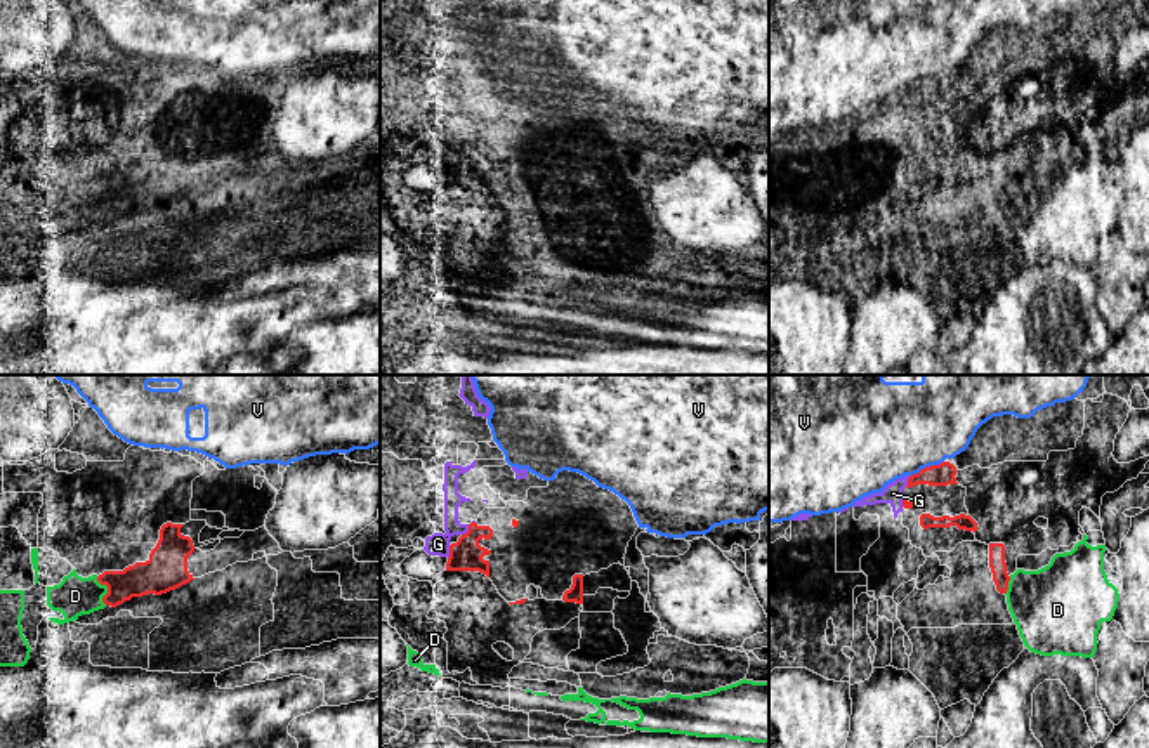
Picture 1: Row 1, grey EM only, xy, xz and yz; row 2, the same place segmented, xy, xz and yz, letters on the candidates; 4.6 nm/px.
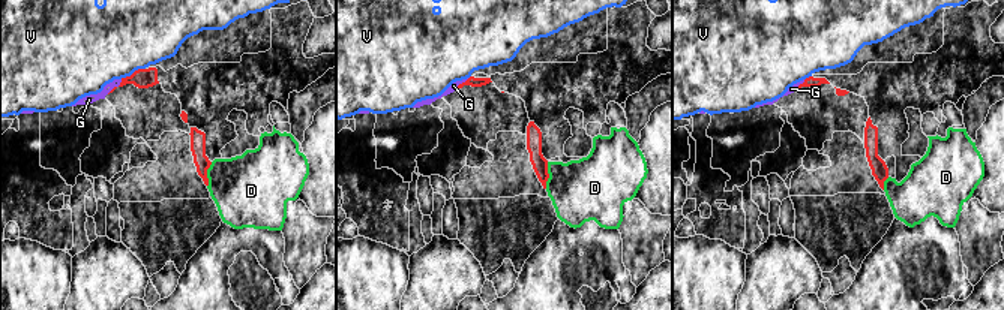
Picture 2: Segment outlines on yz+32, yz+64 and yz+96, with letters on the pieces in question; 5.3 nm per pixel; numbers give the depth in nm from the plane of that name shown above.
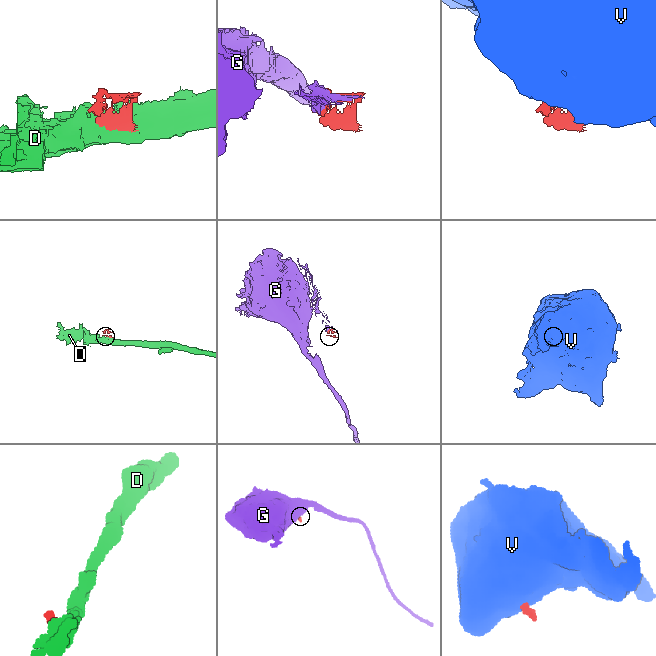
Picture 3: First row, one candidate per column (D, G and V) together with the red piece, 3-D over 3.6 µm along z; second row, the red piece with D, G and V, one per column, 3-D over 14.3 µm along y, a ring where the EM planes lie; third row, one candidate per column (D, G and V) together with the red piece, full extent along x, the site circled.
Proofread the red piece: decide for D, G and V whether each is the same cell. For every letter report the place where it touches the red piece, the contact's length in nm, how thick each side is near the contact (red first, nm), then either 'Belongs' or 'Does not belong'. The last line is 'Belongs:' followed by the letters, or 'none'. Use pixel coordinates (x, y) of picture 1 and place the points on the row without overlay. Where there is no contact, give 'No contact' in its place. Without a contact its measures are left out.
D: Touches red at xy (108, 202). Shared border 140 nm. Thickness 170 nm (red) against 190 nm. Does not belong
G: Touches red at xz (469, 141). Shared border 70 nm. Thickness 150 nm (red) against 100 nm. Does not belong
V: Touches red at yz (925, 78). Shared border 180 nm. Thickness 110 nm (red) against 420 nm. Does not belong
Belongs: none

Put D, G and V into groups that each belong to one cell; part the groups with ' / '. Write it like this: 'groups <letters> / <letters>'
groups D / G / V

